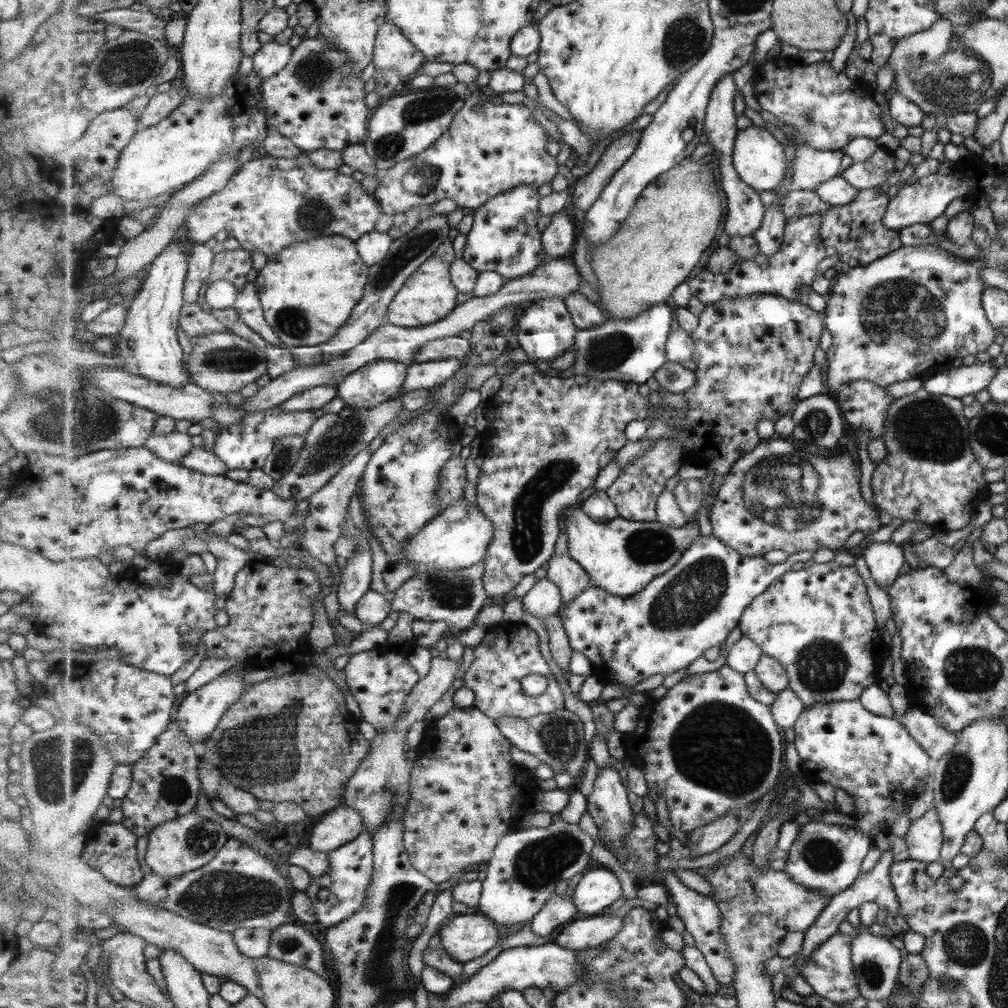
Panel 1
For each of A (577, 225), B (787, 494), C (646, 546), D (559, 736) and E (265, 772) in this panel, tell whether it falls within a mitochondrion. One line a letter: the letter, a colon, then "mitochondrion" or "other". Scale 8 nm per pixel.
A: other
B: mitochondrion
C: mitochondrion
D: mitochondrion
E: mitochondrion

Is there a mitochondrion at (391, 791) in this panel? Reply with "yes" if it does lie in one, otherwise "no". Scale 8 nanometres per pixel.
yes

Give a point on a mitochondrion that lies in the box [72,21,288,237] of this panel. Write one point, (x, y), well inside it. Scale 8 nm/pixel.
(132, 64)

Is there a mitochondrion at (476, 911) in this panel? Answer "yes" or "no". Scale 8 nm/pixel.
no

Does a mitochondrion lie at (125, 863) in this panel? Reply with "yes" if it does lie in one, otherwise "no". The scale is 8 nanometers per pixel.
no

